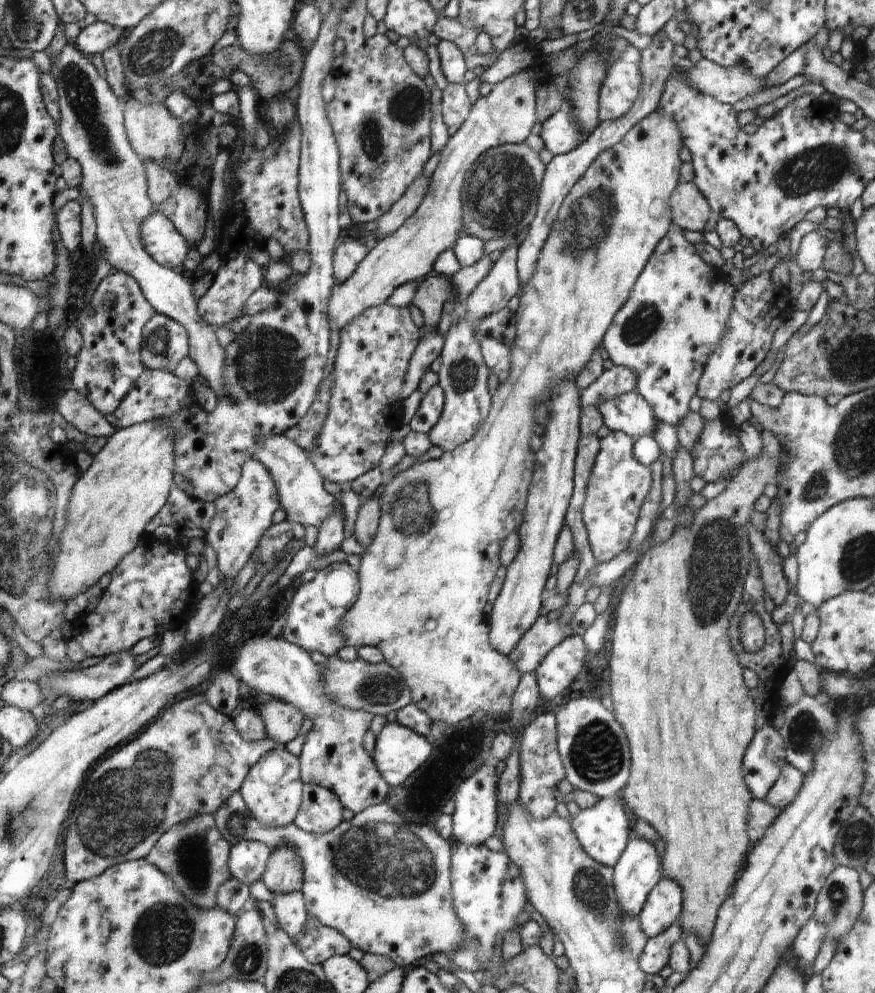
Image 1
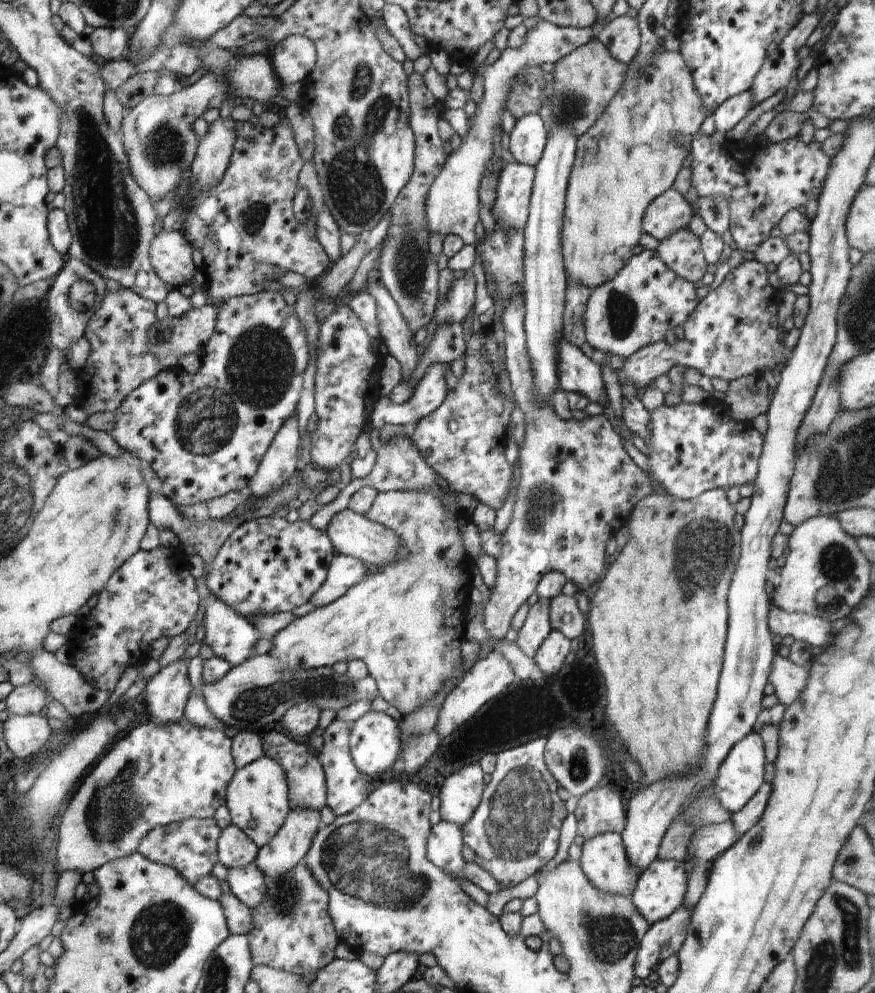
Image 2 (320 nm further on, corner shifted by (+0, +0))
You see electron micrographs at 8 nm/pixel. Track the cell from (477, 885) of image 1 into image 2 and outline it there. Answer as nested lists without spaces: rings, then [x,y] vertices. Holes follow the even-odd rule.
[[[442,820],[430,830],[427,840],[428,861],[459,882],[468,881],[463,872],[466,864],[462,853],[464,845],[461,828]]]

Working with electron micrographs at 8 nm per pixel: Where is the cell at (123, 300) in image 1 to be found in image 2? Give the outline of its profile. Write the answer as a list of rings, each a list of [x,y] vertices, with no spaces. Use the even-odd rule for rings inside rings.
[[[120,287],[113,292],[105,291],[100,309],[90,318],[84,337],[91,345],[90,356],[82,371],[78,371],[76,403],[88,416],[97,412],[115,412],[124,398],[133,392],[140,384],[147,383],[160,373],[160,362],[154,354],[148,352],[148,328],[154,324],[154,304],[139,296],[132,290]]]

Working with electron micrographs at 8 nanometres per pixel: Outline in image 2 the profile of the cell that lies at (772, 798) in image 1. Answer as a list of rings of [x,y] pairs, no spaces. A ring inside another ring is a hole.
[[[772,781],[764,782],[760,789],[751,800],[748,800],[748,804],[744,806],[739,812],[732,815],[732,824],[736,826],[736,832],[738,837],[742,837],[752,826],[755,826],[766,810],[768,806],[768,800],[770,800],[770,794],[772,794]]]

